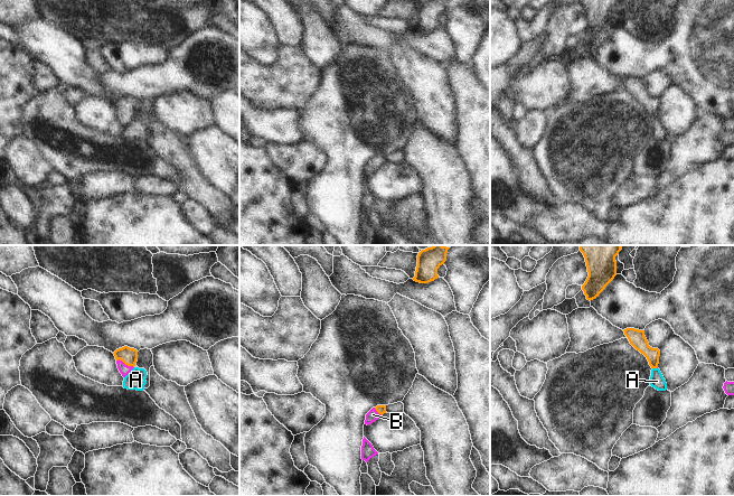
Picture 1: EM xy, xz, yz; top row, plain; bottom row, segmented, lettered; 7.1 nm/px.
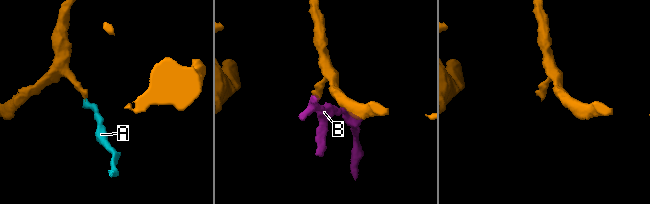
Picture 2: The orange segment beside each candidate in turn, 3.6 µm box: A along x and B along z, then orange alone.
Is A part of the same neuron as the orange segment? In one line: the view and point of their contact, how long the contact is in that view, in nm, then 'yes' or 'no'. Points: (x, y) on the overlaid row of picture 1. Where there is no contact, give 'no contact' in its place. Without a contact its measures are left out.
yz (655, 367) | 30 nm | no

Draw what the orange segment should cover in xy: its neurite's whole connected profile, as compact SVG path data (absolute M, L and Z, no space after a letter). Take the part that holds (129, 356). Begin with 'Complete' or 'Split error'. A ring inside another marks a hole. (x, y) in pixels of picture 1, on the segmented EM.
Split error. M124 346L116 349L114 353L117 368L123 377L125 377L135 366L138 359L138 350Z

